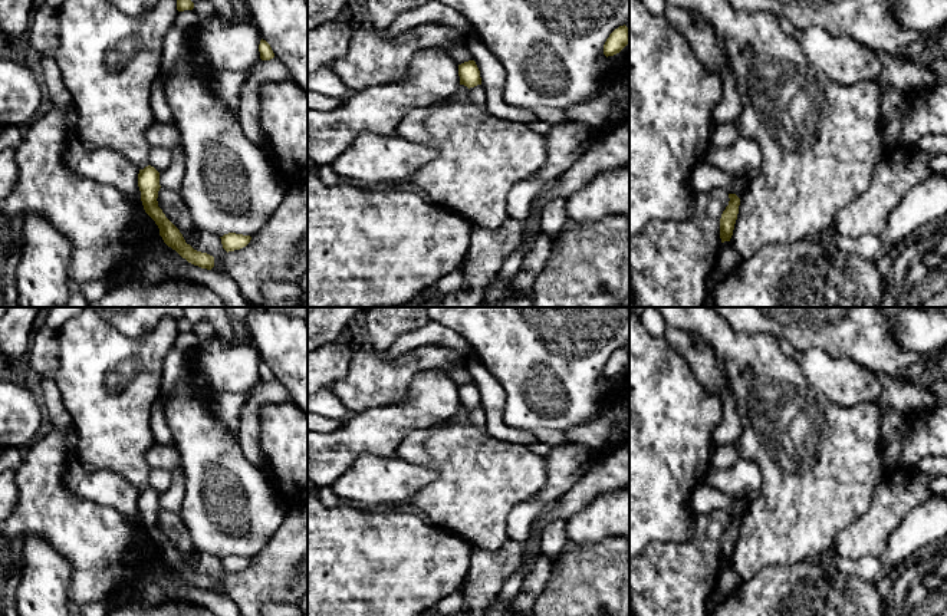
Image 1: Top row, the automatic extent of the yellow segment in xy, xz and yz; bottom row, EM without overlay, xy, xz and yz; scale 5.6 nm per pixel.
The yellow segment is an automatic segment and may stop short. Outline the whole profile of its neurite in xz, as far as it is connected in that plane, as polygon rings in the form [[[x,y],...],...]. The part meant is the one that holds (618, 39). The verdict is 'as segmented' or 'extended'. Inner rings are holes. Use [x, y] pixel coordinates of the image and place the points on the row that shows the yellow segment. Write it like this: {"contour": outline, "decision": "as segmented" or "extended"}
{"contour": [[[624,24],[615,29],[604,45],[604,55],[614,56],[629,45],[629,29]]], "decision": "as segmented"}

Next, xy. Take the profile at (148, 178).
{"contour": [[[149,146],[148,167],[139,169],[138,187],[141,191],[141,201],[145,213],[155,221],[160,228],[160,235],[164,243],[175,250],[188,263],[201,269],[211,270],[214,267],[214,257],[194,250],[185,243],[180,230],[165,217],[158,207],[160,172],[167,169],[171,164],[172,151],[161,146]]], "decision": "extended"}

